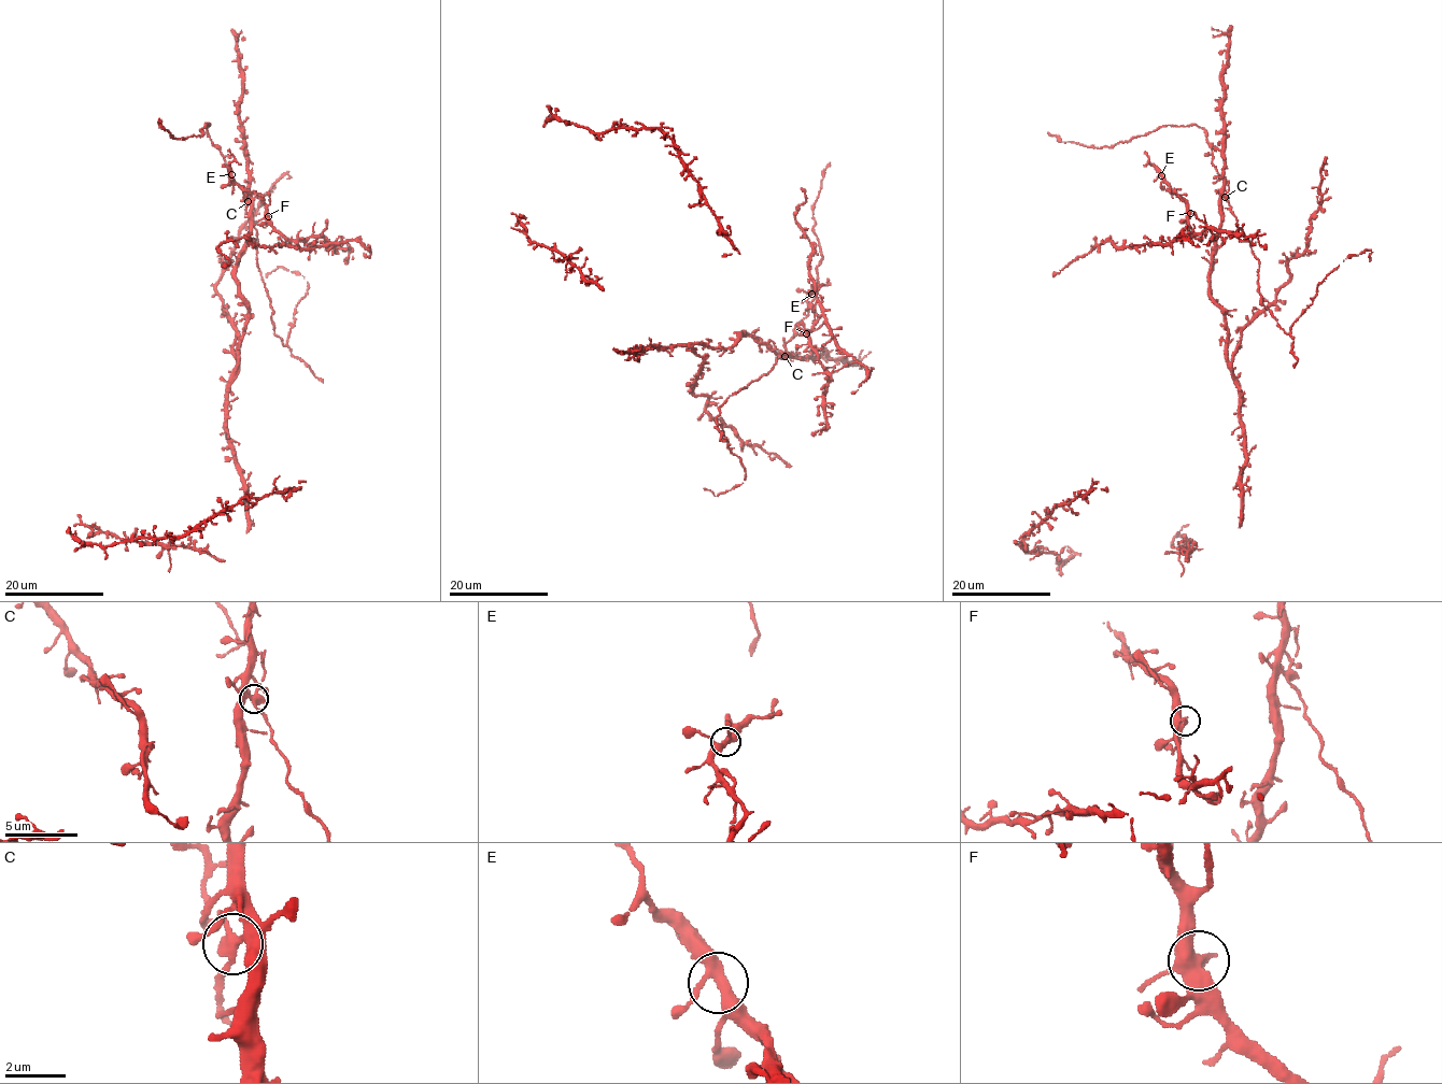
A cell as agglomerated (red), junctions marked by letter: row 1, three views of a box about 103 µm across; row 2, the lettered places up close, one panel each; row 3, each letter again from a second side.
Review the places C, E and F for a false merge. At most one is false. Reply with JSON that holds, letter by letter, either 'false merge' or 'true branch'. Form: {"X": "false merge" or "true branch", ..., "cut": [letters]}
{"C": "false merge", "E": "true branch", "F": "true branch", "cut": ["C"]}

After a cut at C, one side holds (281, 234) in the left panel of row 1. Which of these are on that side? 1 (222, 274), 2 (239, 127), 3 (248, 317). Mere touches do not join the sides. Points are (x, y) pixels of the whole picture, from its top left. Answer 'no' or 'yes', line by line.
1: no
2: no
3: no

